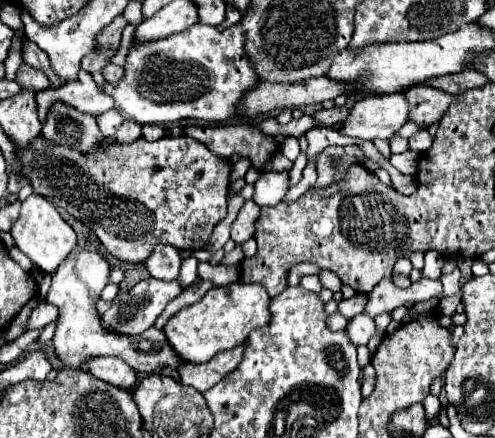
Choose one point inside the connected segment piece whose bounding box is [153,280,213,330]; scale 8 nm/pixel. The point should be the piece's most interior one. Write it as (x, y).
(196, 291)

